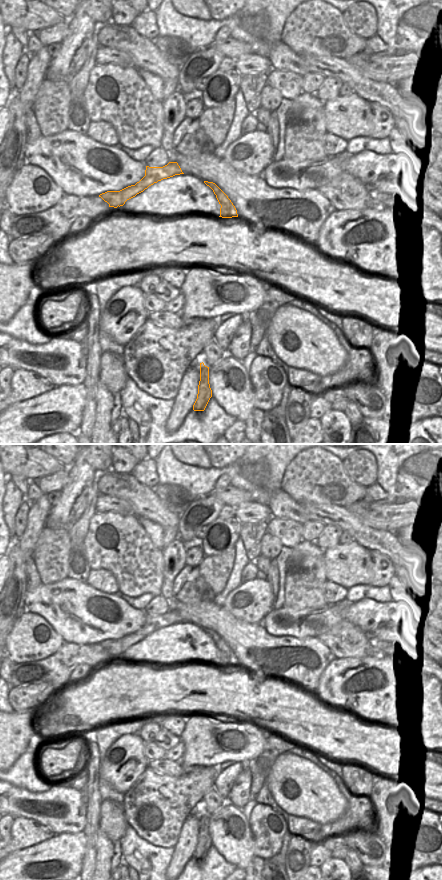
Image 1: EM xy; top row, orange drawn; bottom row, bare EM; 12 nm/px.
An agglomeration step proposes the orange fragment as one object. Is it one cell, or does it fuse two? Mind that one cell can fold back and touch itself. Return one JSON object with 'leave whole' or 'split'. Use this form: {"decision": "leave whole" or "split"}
{"decision": "split"}

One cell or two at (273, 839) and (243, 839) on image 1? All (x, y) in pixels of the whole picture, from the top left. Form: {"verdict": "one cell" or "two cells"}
{"verdict": "two cells"}

